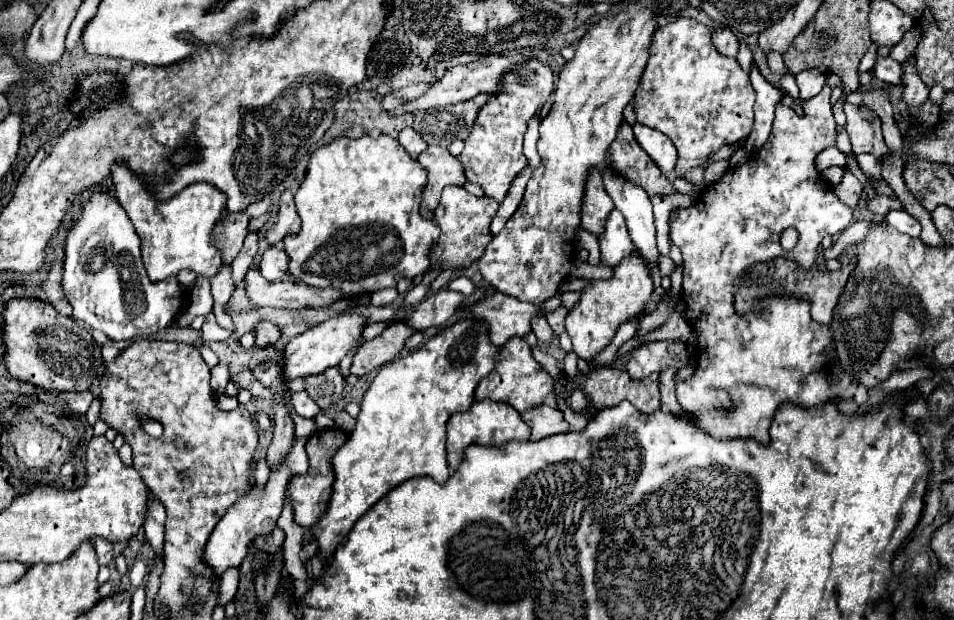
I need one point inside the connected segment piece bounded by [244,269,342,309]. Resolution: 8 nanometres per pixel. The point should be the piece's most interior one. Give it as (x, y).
(286, 294)

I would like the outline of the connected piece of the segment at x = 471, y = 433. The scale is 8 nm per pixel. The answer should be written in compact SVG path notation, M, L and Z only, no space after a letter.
M474 401L468 411L454 413L446 423L446 453L448 453L448 465L456 469L462 463L462 451L464 447L478 443L478 445L500 445L506 441L528 441L530 431L528 425L522 421L520 413L510 407L508 403L496 403L496 401Z

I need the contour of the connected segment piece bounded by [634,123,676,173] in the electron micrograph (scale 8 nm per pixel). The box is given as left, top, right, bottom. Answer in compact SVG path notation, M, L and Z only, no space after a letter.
M636 123L634 135L636 135L636 141L640 143L640 147L650 155L650 159L658 165L658 169L662 173L668 173L676 167L674 143L668 137L664 137L664 133Z

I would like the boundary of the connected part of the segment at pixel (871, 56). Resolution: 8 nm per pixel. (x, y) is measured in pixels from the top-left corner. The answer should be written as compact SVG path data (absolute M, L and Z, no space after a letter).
M874 43L871 44L869 50L864 55L864 57L860 61L860 65L858 67L858 74L860 75L862 72L871 70L876 62L876 53L878 50L878 46Z

